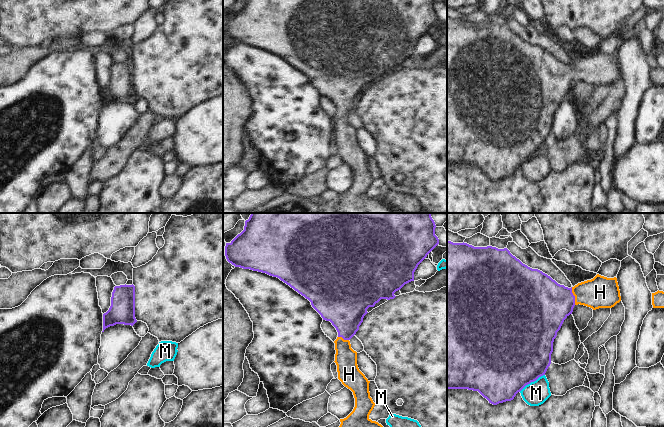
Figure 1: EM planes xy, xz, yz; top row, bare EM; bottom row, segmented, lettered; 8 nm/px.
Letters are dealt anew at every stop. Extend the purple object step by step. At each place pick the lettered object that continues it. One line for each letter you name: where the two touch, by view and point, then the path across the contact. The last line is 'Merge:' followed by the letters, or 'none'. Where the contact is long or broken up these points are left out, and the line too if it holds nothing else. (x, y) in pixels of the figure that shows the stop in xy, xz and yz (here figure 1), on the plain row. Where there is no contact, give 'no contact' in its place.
H: yz (574, 72) | across yz (544, 80), (551, 80), (574, 72), (582, 69), (600, 68)
Merge: H

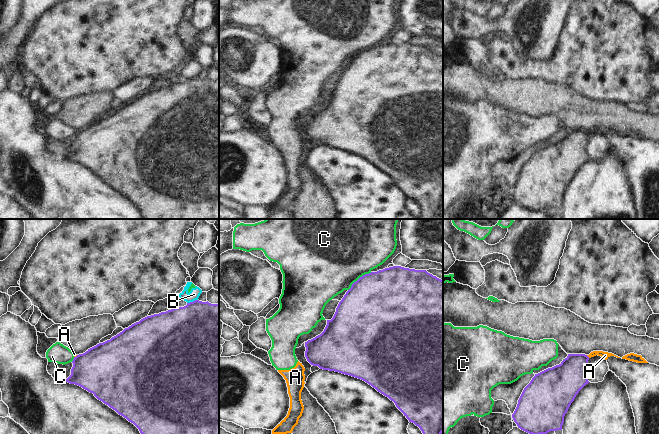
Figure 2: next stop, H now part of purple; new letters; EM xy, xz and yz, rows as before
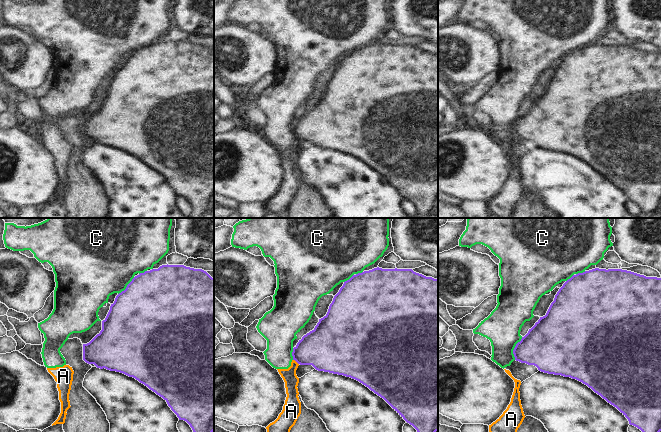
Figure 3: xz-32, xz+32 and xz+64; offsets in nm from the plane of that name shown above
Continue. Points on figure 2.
Merge: none

